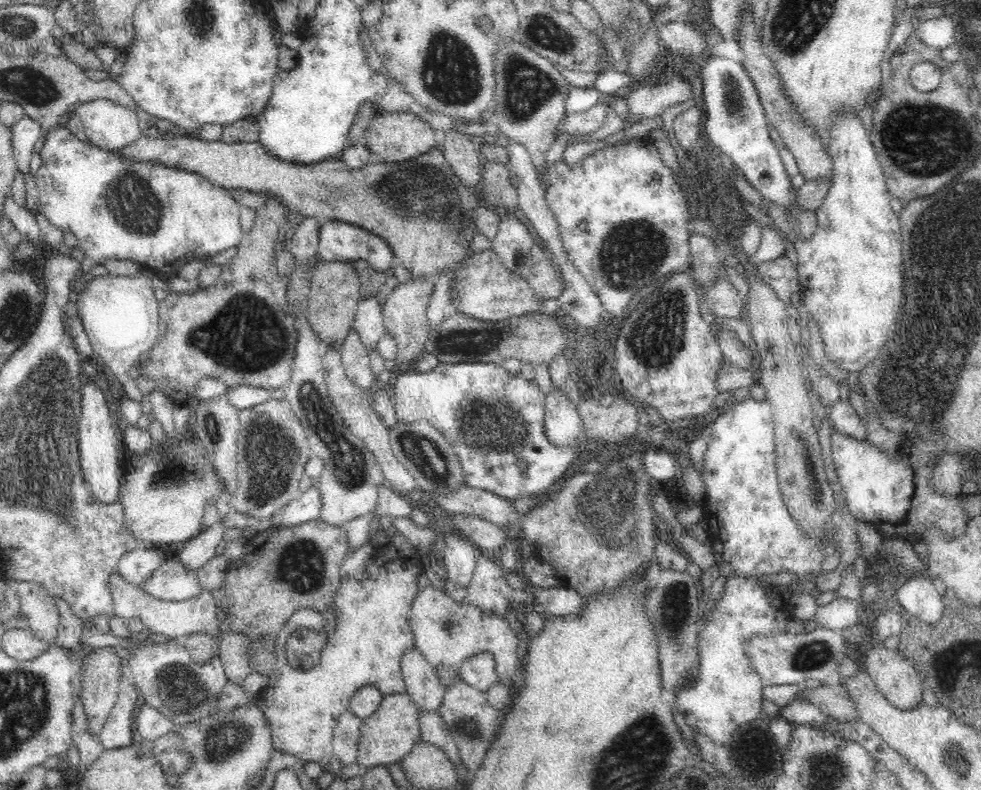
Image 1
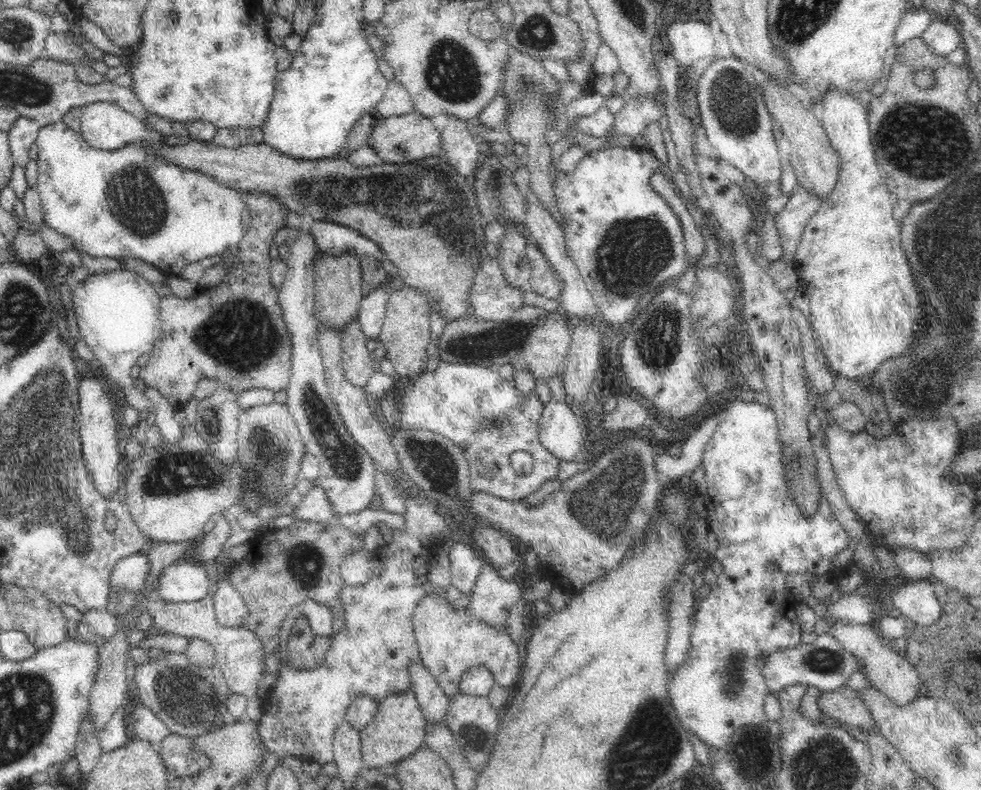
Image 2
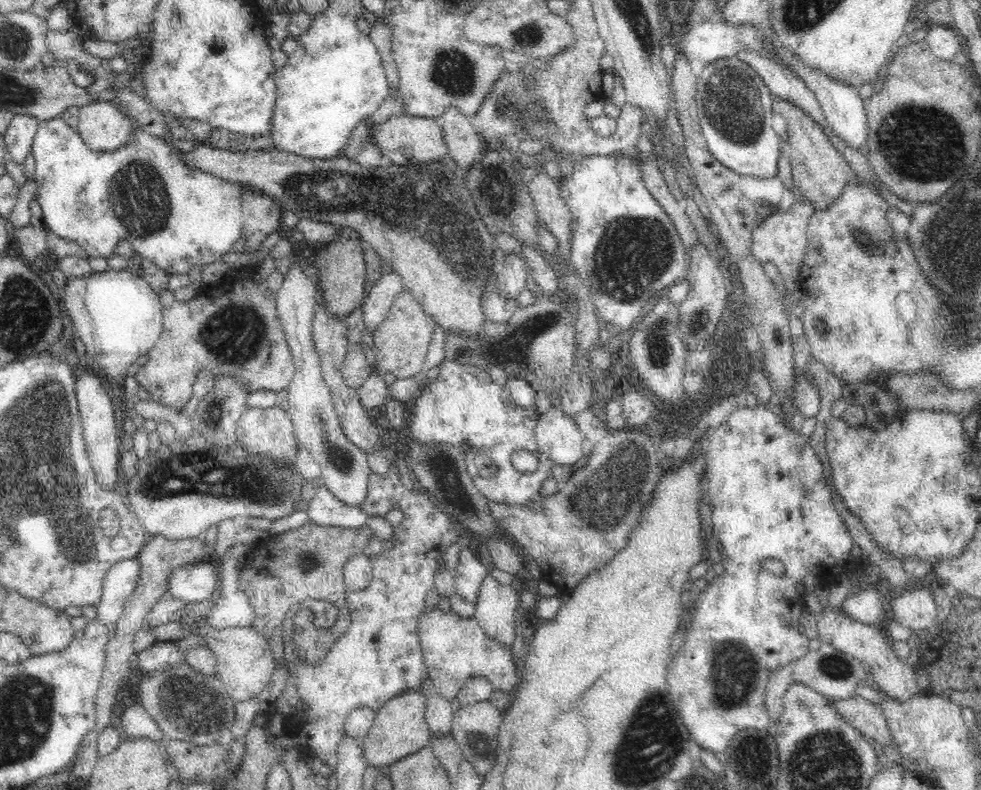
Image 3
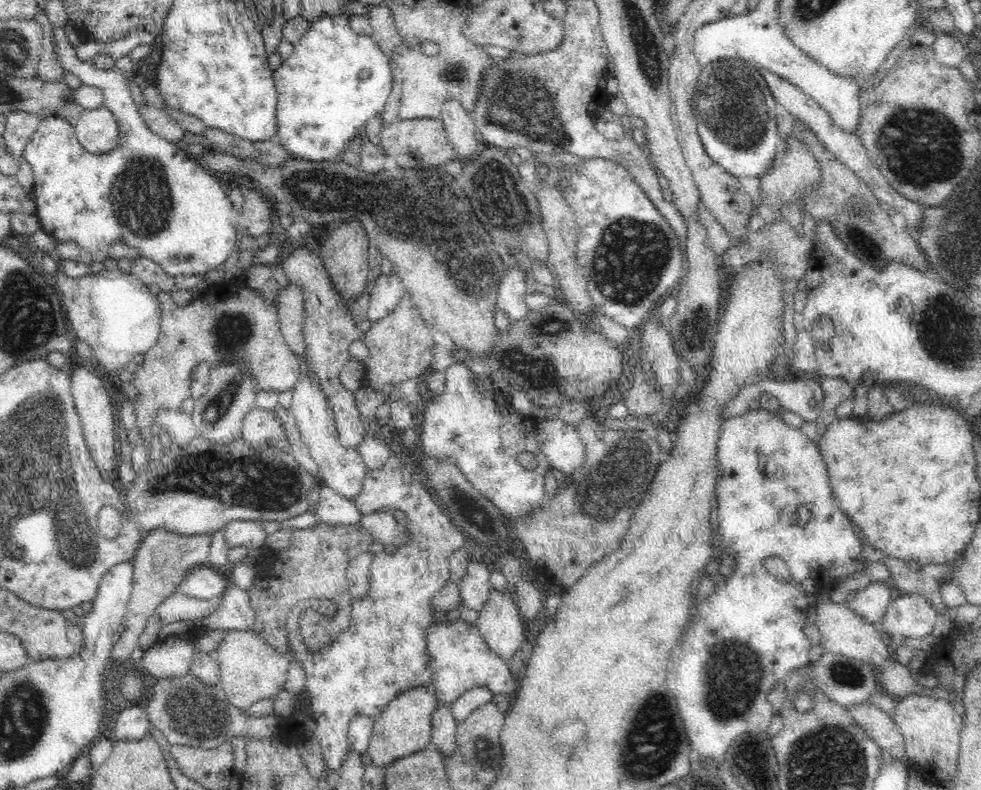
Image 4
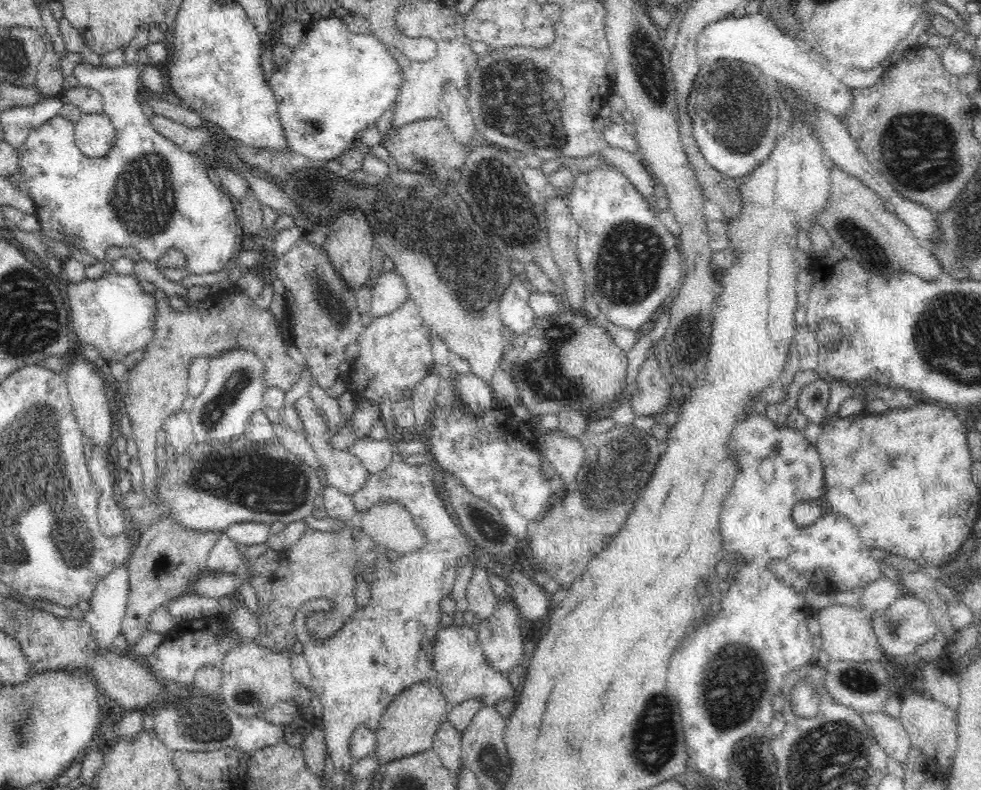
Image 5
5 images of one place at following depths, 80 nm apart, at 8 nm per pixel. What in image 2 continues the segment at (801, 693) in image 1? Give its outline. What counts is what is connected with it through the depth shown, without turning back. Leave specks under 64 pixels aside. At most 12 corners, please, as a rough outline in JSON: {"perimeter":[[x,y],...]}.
{"perimeter":[[853,689],[821,692],[819,708],[857,730],[880,729]]}

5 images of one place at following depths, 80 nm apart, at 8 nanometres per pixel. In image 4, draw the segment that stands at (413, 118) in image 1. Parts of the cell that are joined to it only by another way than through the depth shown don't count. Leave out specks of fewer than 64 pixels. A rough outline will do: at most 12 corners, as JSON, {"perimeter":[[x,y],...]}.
{"perimeter":[[440,119],[384,124],[378,145],[399,168],[461,161]]}

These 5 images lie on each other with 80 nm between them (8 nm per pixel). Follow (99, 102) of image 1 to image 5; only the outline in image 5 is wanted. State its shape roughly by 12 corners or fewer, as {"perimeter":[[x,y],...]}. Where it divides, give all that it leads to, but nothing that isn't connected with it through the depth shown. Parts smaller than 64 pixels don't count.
{"perimeter":[[82,114],[75,144],[103,158],[119,136],[111,114]]}

